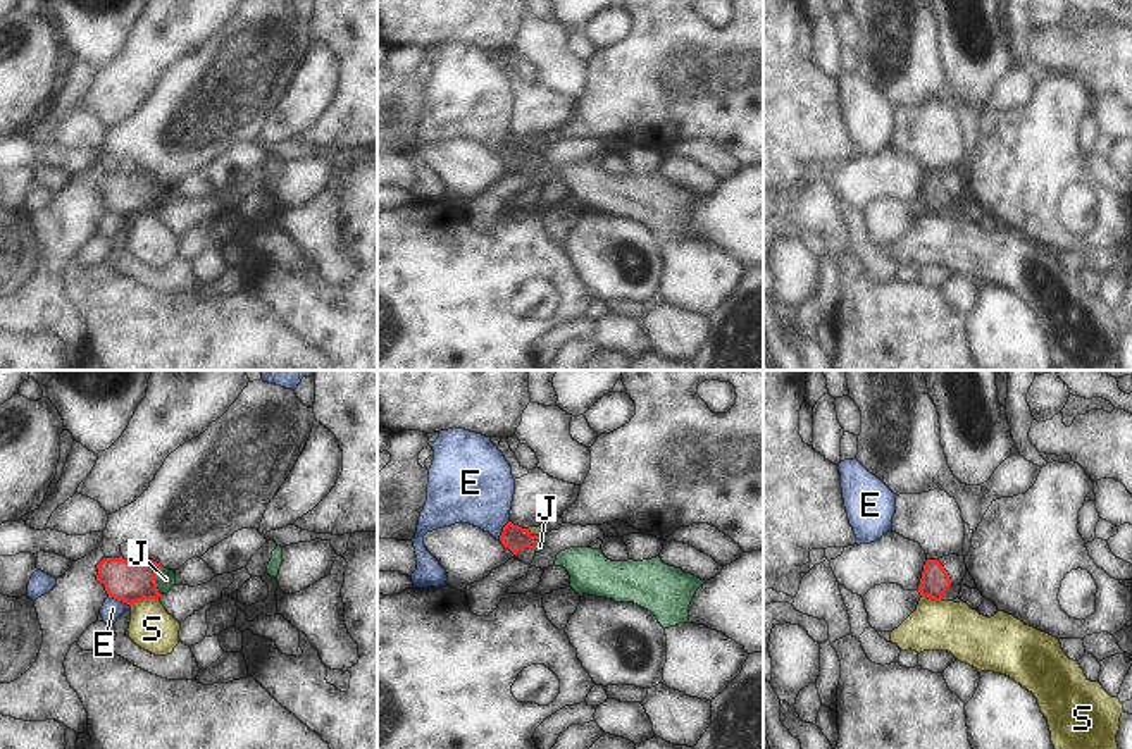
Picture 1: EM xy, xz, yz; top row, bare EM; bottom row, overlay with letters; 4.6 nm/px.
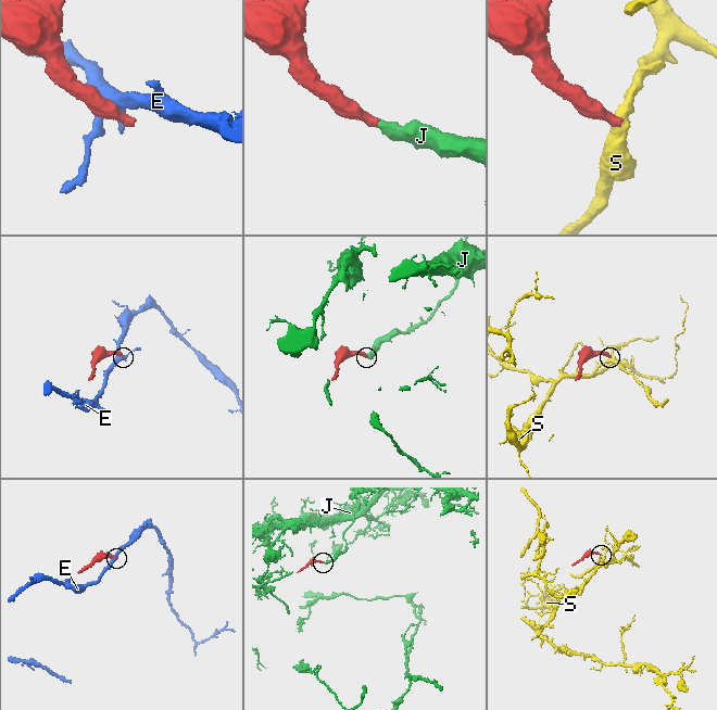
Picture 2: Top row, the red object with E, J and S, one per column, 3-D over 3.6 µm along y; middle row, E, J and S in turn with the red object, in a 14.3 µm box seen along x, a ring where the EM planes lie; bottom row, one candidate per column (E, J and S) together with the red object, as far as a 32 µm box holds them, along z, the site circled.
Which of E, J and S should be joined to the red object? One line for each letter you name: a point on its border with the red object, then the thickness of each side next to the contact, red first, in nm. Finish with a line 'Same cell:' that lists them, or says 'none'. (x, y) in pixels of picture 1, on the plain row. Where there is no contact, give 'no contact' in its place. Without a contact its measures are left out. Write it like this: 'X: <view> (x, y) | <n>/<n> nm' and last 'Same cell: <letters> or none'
J: xy (155, 195) | 190/90 nm
Same cell: J

